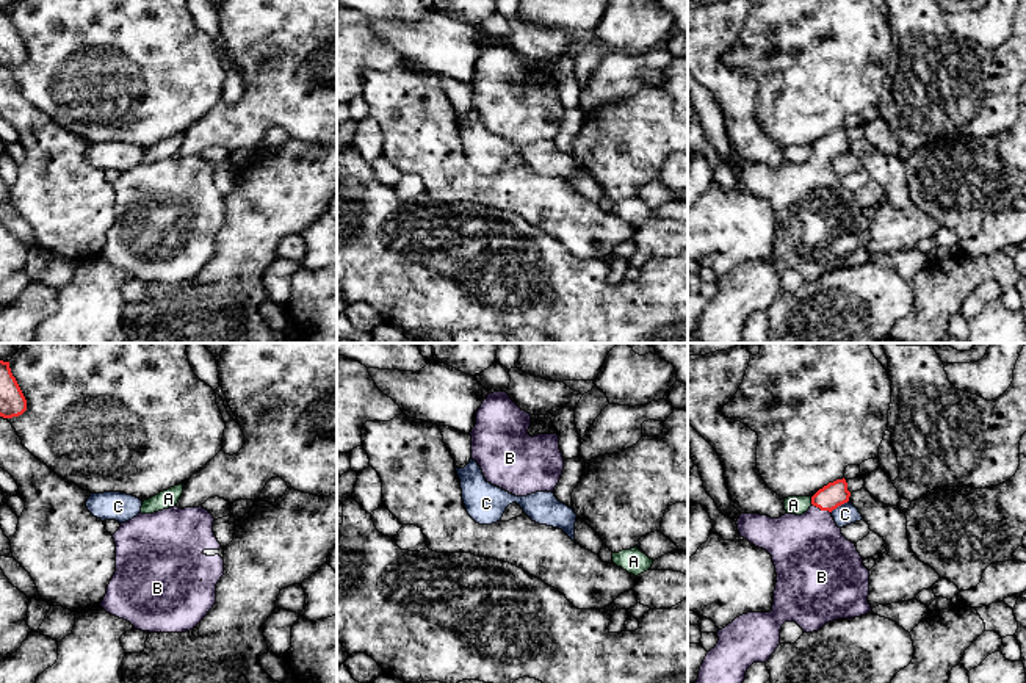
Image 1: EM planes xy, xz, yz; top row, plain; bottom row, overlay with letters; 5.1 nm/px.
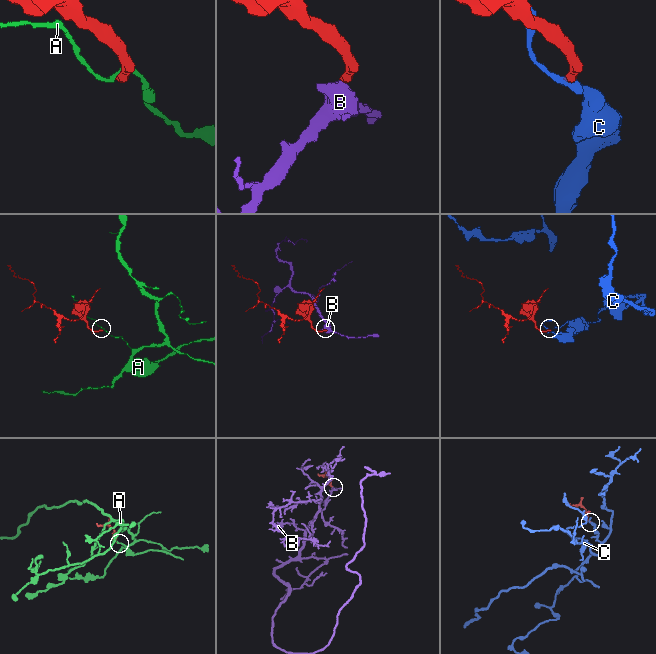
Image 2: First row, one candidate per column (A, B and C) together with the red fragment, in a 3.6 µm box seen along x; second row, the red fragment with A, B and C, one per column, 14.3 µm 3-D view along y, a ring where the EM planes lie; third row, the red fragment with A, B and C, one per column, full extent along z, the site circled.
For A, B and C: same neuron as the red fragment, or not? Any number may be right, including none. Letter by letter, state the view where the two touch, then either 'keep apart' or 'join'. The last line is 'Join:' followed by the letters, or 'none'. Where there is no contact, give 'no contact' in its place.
A: yz | keep apart
B: yz | join
C: yz | keep apart
Join: B

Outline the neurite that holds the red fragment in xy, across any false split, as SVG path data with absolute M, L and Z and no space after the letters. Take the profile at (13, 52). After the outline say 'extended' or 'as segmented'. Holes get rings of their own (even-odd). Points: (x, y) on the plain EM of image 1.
M0 9L0 66L13 67L27 60L27 49L11 22L9 11Z; as segmented

